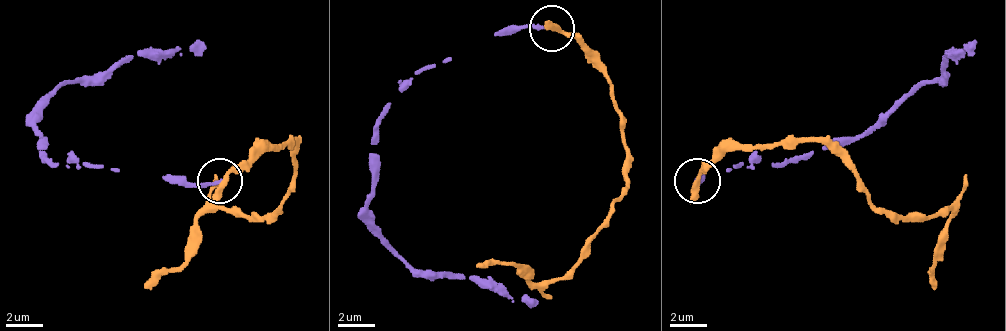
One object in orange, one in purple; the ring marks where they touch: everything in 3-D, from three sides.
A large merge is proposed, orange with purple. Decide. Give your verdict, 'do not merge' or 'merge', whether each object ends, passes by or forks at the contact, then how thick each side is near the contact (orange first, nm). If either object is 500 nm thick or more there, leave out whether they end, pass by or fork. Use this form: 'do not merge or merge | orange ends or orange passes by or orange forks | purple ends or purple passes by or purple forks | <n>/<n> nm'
do not merge | orange passes by | purple ends | 280/200 nm

